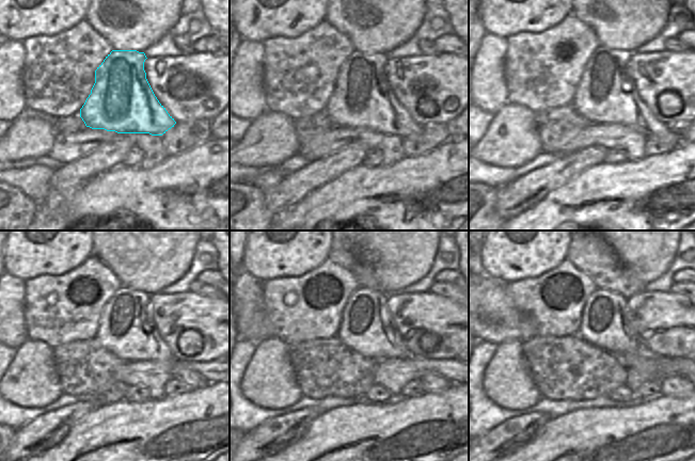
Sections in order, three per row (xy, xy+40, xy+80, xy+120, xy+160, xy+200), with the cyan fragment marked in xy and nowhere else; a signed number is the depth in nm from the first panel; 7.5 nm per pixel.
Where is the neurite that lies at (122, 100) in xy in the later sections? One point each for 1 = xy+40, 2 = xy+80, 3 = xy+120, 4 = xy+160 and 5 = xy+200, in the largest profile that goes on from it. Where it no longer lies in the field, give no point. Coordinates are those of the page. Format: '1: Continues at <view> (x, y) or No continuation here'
1: Continues at xy+40 (362, 97)
2: Continues at xy+80 (605, 94)
3: Continues at xy+120 (126, 329)
4: Continues at xy+160 (366, 327)
5: Continues at xy+200 (605, 323)

